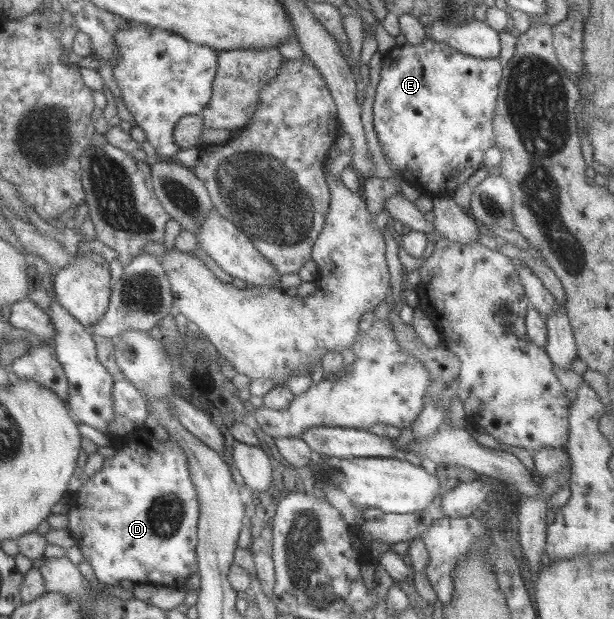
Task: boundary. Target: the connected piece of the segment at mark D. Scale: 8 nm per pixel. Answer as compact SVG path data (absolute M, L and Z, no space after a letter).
M148 428L140 429L137 436L129 436L127 444L107 458L103 468L89 477L71 498L69 528L78 541L83 560L93 566L101 584L115 586L127 580L136 586L152 583L175 587L177 582L187 582L189 576L200 572L198 524L201 503L191 477L190 460L177 439L159 440Z

